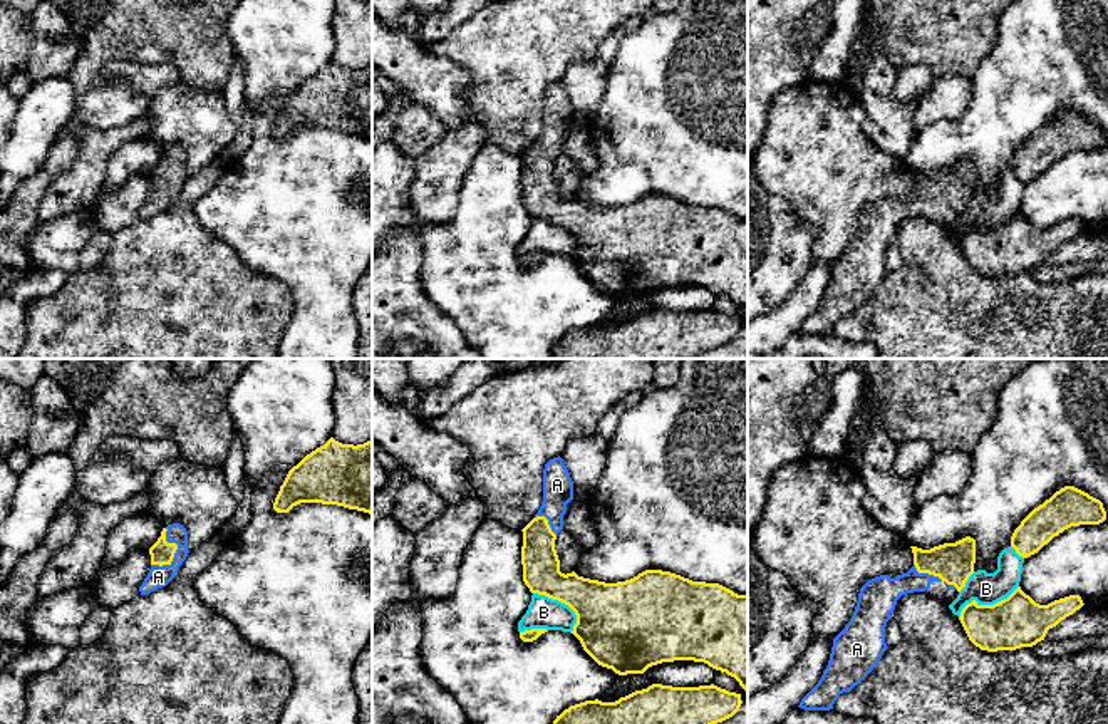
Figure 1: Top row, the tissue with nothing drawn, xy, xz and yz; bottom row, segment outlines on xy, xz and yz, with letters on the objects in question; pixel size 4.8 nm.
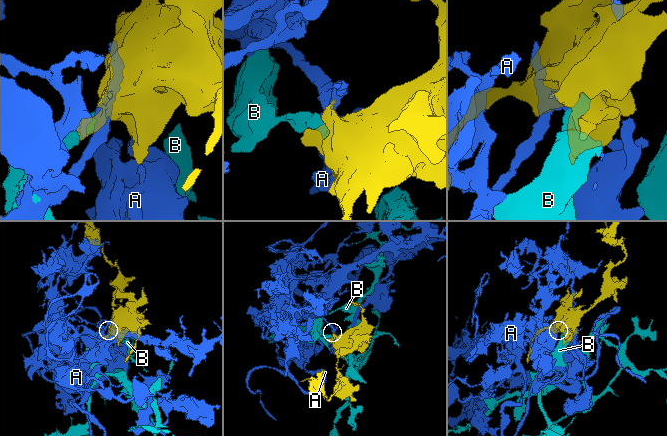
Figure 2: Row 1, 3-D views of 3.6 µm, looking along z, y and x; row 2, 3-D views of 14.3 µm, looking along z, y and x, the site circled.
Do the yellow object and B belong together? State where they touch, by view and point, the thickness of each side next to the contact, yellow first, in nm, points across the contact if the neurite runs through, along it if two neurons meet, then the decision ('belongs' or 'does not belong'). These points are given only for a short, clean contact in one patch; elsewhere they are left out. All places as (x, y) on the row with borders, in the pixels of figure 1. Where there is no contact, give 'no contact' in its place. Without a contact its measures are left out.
yz (986, 605) | 240/160 nm | does not belong

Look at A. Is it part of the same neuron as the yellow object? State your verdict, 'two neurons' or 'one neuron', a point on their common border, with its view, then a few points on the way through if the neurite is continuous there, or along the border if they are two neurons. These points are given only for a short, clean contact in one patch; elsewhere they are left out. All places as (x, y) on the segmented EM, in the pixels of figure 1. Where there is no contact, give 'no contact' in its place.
one neuron; meets yellow in xy at (175, 552)

